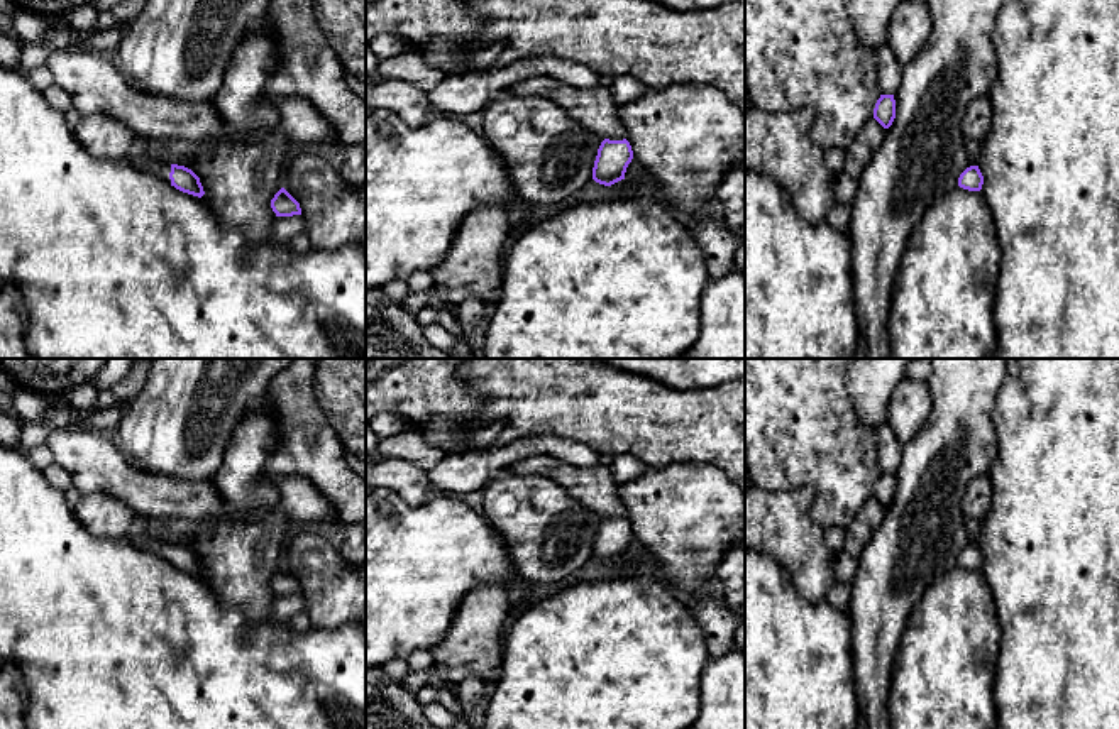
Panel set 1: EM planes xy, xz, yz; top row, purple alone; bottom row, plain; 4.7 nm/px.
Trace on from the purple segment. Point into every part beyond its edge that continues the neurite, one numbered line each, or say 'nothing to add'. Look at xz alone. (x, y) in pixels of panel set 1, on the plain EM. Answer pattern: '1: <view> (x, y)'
nothing to add

